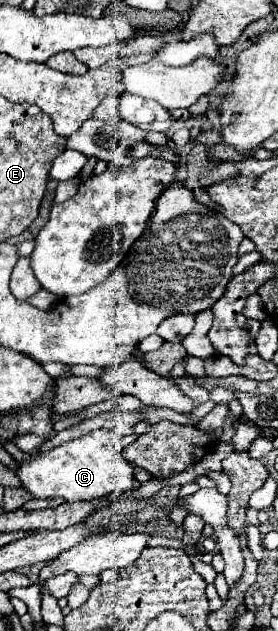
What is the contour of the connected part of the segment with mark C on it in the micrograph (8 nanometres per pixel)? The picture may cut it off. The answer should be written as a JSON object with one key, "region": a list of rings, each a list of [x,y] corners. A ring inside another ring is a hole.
{"region":[[[93,430],[71,442],[63,442],[47,452],[35,452],[27,462],[21,462],[17,476],[35,498],[65,498],[65,502],[95,500],[111,494],[133,490],[133,466],[123,458],[121,438],[115,440],[111,430]]]}

